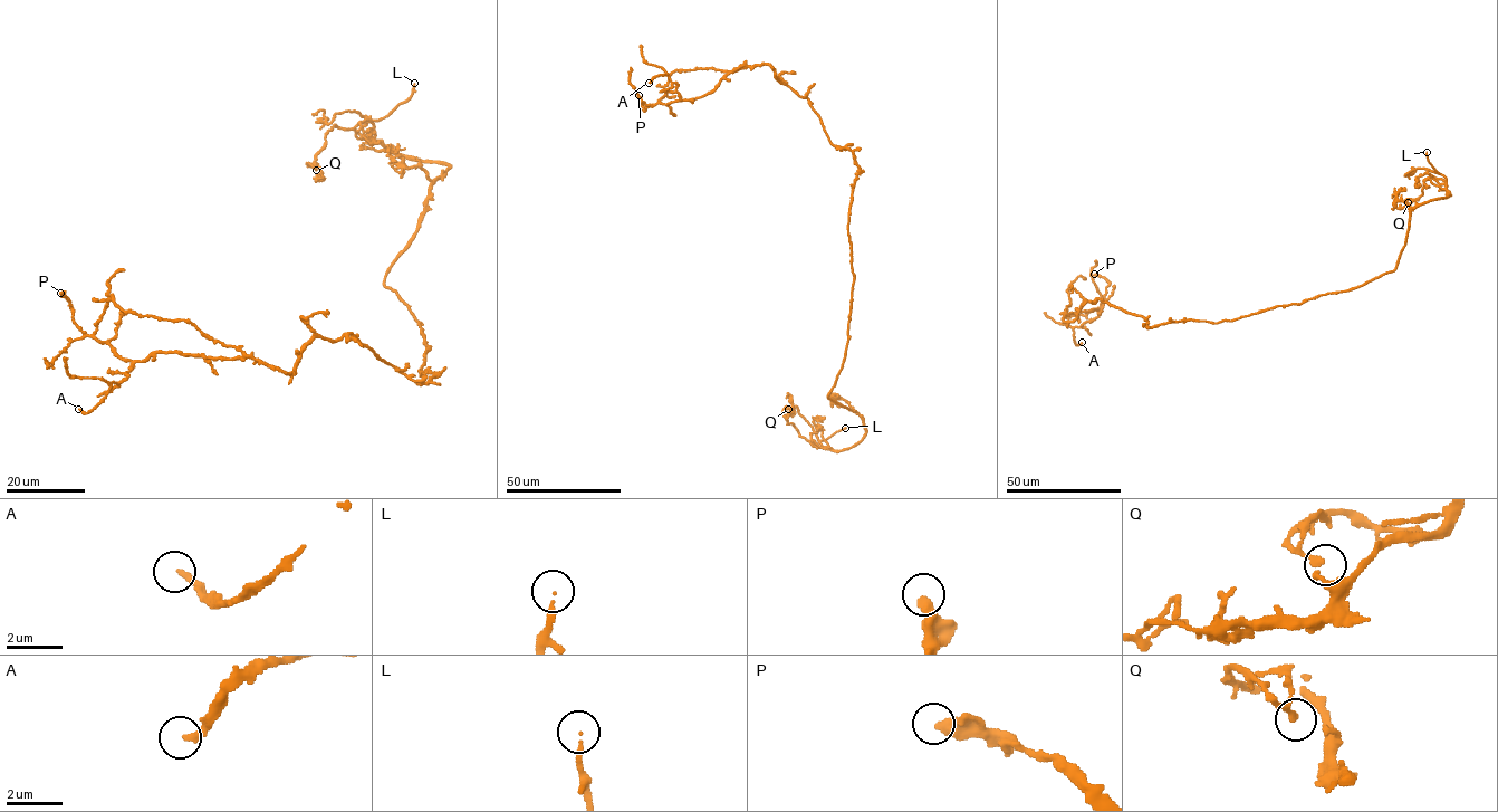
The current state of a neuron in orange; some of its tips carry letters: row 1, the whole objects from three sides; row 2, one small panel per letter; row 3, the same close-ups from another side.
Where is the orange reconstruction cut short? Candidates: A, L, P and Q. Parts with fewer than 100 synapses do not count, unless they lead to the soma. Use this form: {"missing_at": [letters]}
{"missing_at": ["L"]}

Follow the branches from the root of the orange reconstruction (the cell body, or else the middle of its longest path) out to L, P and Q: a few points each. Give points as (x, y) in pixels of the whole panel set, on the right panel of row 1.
L: (1232, 319), (1350, 290), (1393, 271), (1405, 245), (1410, 211), (1449, 193), (1446, 178), (1430, 164), (1427, 152)
P: (1232, 319), (1148, 327), (1142, 316), (1096, 298), (1064, 321), (1065, 313), (1100, 314), (1108, 283), (1094, 274)
Q: (1232, 319), (1350, 290), (1393, 271), (1410, 211), (1449, 192), (1441, 179), (1429, 177), (1422, 193), (1408, 202)

